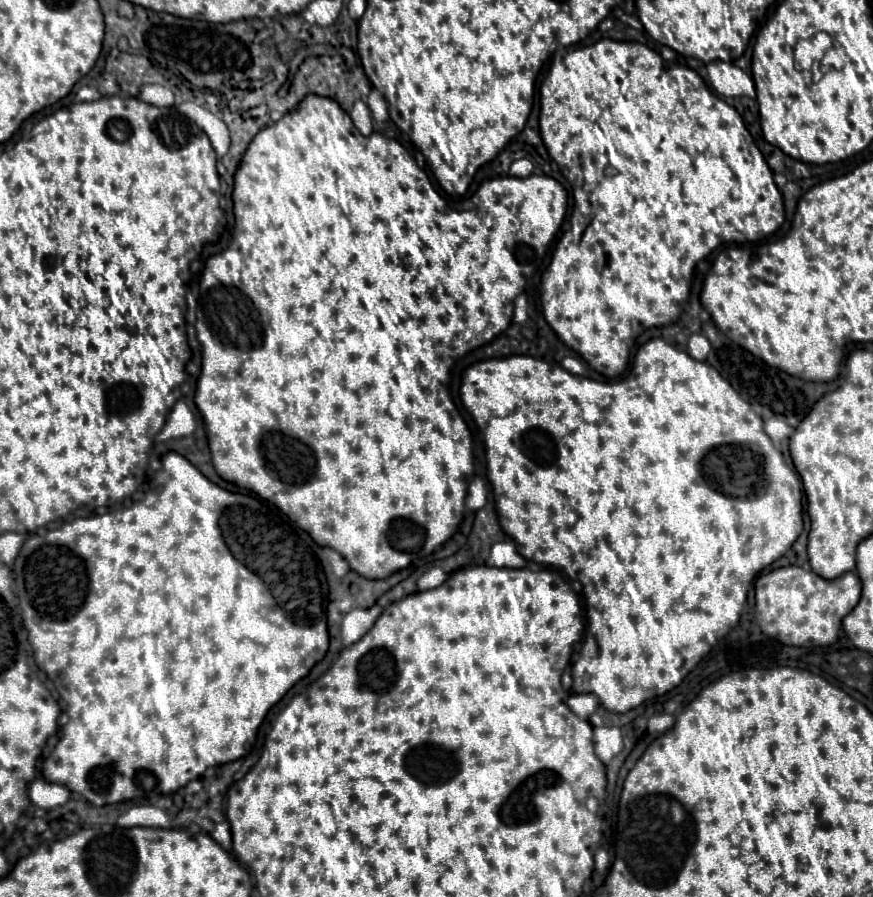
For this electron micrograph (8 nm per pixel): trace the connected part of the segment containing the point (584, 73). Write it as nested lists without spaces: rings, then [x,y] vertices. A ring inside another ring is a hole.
[[[602,39],[590,47],[574,49],[566,53],[560,61],[554,61],[546,79],[540,85],[540,135],[544,139],[544,145],[550,153],[550,157],[558,163],[562,175],[572,185],[574,195],[574,213],[570,217],[572,229],[562,235],[558,241],[552,261],[548,269],[542,275],[542,287],[540,287],[540,299],[542,299],[542,311],[550,327],[558,333],[558,337],[598,373],[602,373],[608,379],[620,377],[630,361],[630,351],[638,339],[638,335],[644,329],[650,327],[666,327],[678,321],[684,303],[690,295],[690,283],[694,267],[698,261],[706,259],[714,249],[718,249],[722,243],[756,243],[766,237],[770,237],[782,223],[784,223],[784,201],[782,193],[774,185],[772,171],[768,163],[764,161],[764,155],[754,145],[752,135],[748,133],[742,117],[738,111],[730,105],[726,105],[720,97],[716,97],[704,79],[678,63],[664,63],[664,59],[648,49],[642,43],[618,43],[610,39]],[[612,167],[612,175],[606,173],[606,169]]]

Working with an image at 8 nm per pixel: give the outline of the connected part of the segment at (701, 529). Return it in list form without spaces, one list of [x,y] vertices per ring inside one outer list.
[[[662,339],[644,343],[634,357],[630,375],[619,381],[599,382],[578,377],[564,367],[548,365],[542,359],[512,355],[502,361],[488,359],[472,365],[464,373],[460,393],[464,405],[484,433],[488,479],[496,499],[499,524],[514,539],[526,561],[558,573],[570,589],[574,589],[578,601],[587,604],[587,614],[591,614],[587,615],[588,633],[580,659],[572,665],[572,689],[574,693],[594,693],[612,713],[628,713],[646,699],[666,695],[678,687],[714,645],[738,625],[752,581],[780,559],[802,533],[804,515],[800,477],[786,465],[782,453],[772,445],[764,431],[764,421],[714,367],[694,361],[686,351],[680,351]]]

